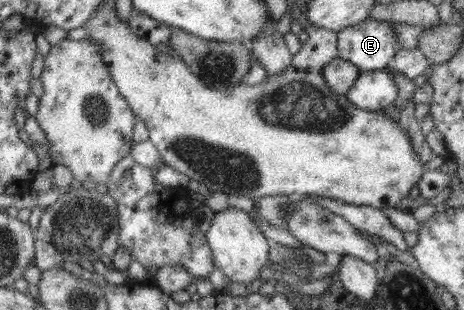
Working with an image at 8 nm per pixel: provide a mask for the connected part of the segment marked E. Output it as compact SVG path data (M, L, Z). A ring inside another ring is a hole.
M370 18L341 29L338 45L340 59L366 72L388 70L399 49L393 23Z

